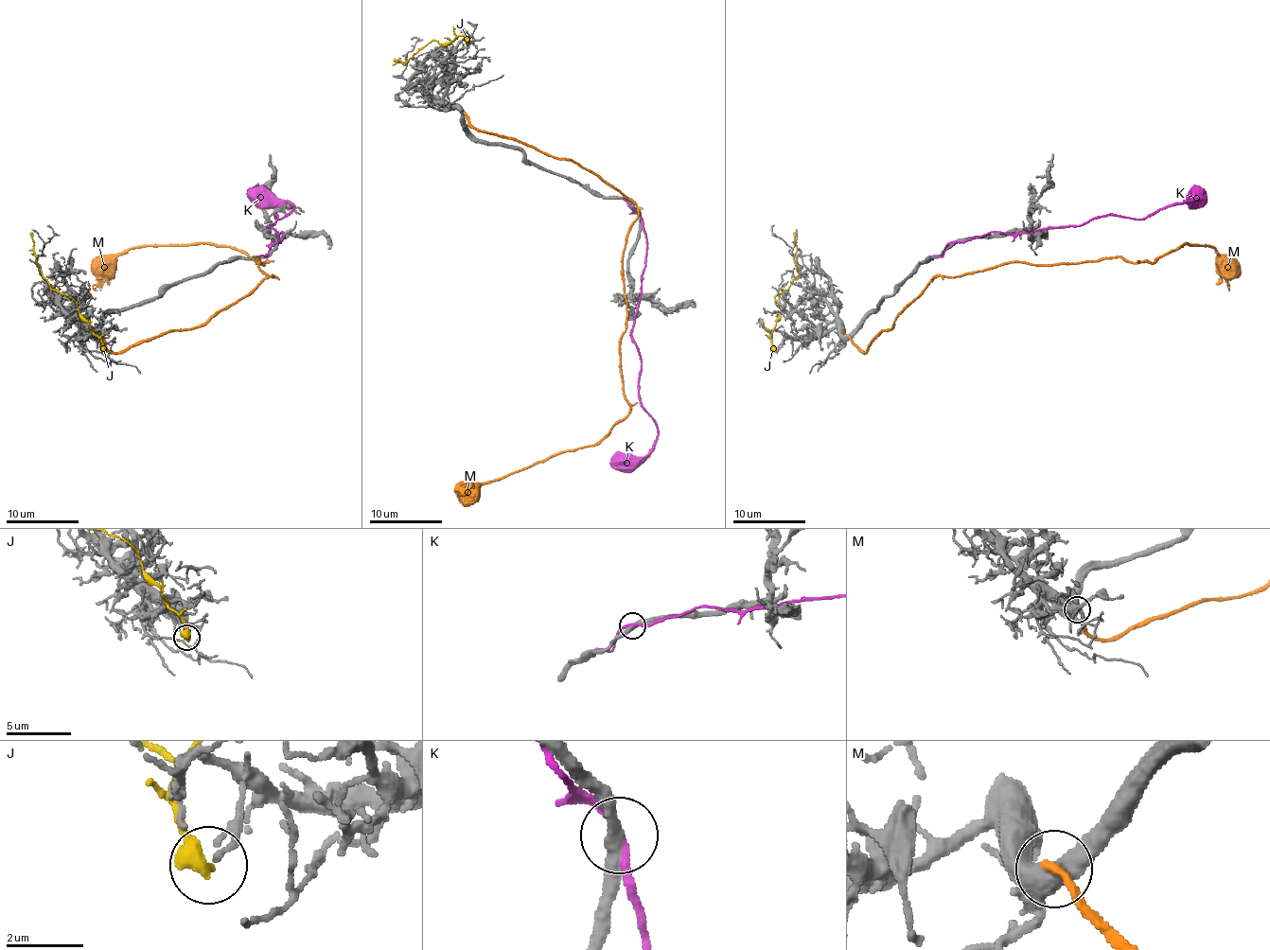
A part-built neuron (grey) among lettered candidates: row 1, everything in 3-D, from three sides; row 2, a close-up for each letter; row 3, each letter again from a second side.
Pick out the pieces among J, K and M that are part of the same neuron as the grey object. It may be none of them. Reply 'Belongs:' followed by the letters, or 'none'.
Belongs: M

